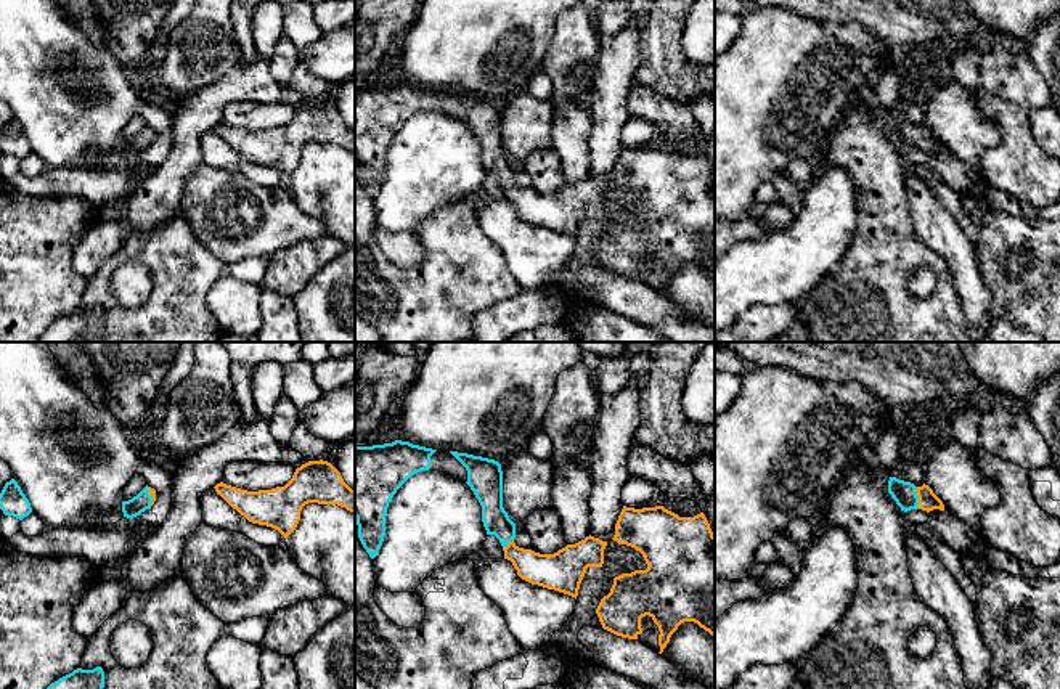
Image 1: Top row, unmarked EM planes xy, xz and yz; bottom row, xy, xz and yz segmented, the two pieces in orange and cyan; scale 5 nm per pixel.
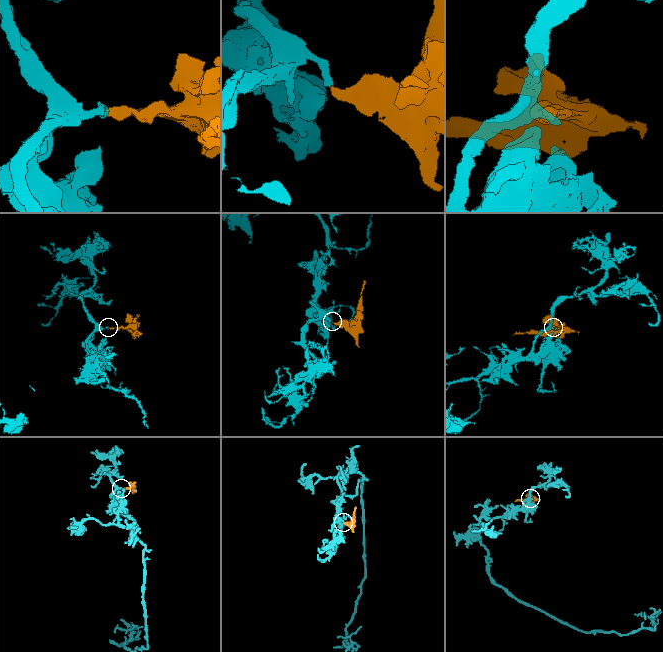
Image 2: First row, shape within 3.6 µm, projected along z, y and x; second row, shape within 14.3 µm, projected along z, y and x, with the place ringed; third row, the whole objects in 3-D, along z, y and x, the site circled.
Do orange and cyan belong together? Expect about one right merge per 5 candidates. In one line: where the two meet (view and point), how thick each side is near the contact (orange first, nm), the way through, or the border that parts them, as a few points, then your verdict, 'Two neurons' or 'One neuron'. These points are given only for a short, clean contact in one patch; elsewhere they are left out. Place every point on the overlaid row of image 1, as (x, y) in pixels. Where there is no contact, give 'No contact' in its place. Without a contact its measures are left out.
Touches orange at yz (919, 498). Thickness 100 nm (orange) against 120 nm. Path across: yz (927, 500), (919, 498), (905, 495). One neuron

